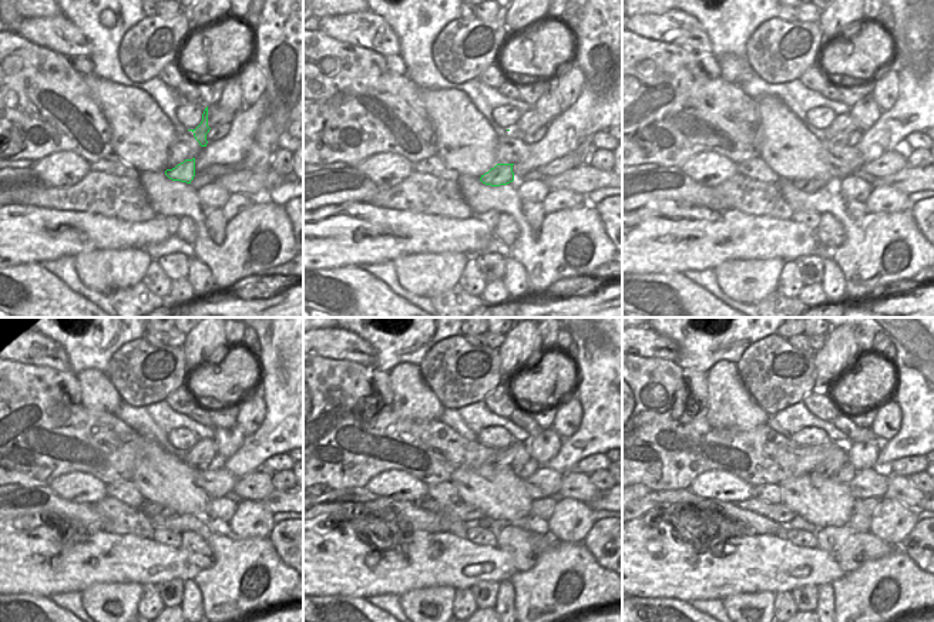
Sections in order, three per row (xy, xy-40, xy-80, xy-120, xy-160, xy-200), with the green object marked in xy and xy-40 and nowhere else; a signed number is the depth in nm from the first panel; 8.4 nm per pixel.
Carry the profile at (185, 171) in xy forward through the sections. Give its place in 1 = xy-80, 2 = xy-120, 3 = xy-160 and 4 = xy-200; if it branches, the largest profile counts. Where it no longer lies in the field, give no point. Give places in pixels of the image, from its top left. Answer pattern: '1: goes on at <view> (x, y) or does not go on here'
1: goes on at xy-80 (806, 185)
2: goes on at xy-120 (150, 508)
3: goes on at xy-160 (460, 511)
4: goes on at xy-200 (778, 513)

